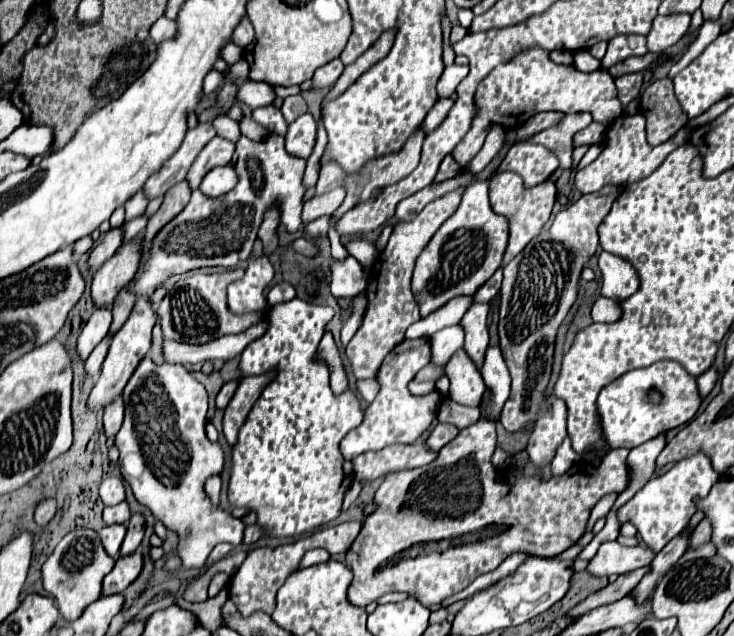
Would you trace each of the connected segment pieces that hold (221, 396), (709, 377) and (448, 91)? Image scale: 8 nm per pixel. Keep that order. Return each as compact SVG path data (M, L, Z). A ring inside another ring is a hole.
M243 376L238 378L235 381L230 381L225 383L219 393L216 396L216 407L219 409L224 409L229 404L231 398L233 397L233 394L235 393L235 390L237 386L239 385L239 382L243 379Z
M709 368L701 376L697 376L697 390L701 392L701 398L705 398L713 390L715 380L717 380L717 370L715 368Z
M457 64L447 66L437 82L437 94L439 96L453 96L455 88L467 76L467 72L469 72L469 66L457 66Z

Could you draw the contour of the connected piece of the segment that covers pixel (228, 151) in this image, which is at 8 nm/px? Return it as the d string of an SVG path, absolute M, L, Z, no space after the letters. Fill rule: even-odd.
M215 136L201 152L199 156L195 158L189 174L187 174L187 180L189 180L189 186L195 190L201 182L201 178L213 168L213 166L223 166L231 160L235 152L235 142L227 140L227 138L221 138L221 136Z

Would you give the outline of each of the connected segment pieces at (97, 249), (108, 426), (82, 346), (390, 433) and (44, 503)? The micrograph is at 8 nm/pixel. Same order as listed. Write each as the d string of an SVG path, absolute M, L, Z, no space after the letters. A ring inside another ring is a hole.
M121 228L109 230L109 232L97 242L97 246L93 246L93 250L91 250L91 254L89 254L89 268L95 272L105 260L109 260L109 258L119 250L121 240L123 240Z
M117 398L115 402L111 402L105 412L103 412L103 428L105 428L105 436L111 438L119 432L123 424L123 402L121 398Z
M101 308L101 310L93 312L93 316L85 324L85 328L77 340L77 354L81 360L89 358L93 348L105 338L105 334L109 332L109 322L111 322L111 310L109 308Z
M429 338L403 340L383 358L383 362L377 370L377 376L375 376L379 382L379 394L365 408L363 422L341 440L341 452L347 460L353 460L355 456L369 452L369 450L379 452L391 444L413 444L431 426L431 422L437 416L439 404L443 400L441 392L437 388L425 396L413 396L409 392L409 382L415 378L417 370L421 370L429 362L431 362Z
M47 496L47 498L43 498L43 500L37 502L35 522L37 522L39 526L45 526L45 524L53 518L53 514L55 514L55 498Z

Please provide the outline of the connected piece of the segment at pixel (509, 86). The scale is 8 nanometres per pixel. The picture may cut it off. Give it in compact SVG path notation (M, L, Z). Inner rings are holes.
M527 50L517 54L511 62L507 62L503 68L495 68L477 88L475 92L475 102L479 106L479 114L475 116L471 130L467 136L457 144L453 150L453 156L459 164L467 164L469 160L475 158L475 154L481 150L485 142L485 132L491 122L501 124L505 128L521 126L527 118L535 116L537 112L545 110L559 110L565 114L573 112L591 112L595 122L601 124L611 124L617 116L623 114L623 108L617 100L617 88L615 80L609 72L596 70L591 73L580 72L572 66L557 65L551 58L547 50ZM531 92L537 94L537 100L523 100L523 94Z

